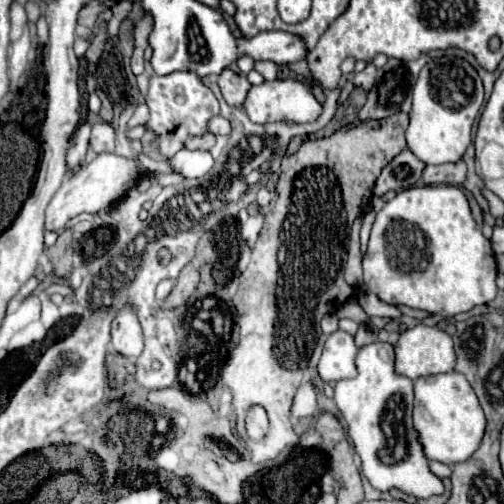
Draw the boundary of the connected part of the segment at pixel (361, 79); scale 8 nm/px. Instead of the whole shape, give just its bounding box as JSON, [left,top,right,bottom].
[355,63,375,91]

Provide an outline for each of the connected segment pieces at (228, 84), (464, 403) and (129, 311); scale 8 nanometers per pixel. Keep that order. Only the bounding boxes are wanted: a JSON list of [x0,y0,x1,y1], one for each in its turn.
[[218,69,251,107],[413,371,485,463],[111,307,143,357]]

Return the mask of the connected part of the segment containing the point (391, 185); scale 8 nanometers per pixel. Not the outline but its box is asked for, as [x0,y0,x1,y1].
[371,149,425,197]

